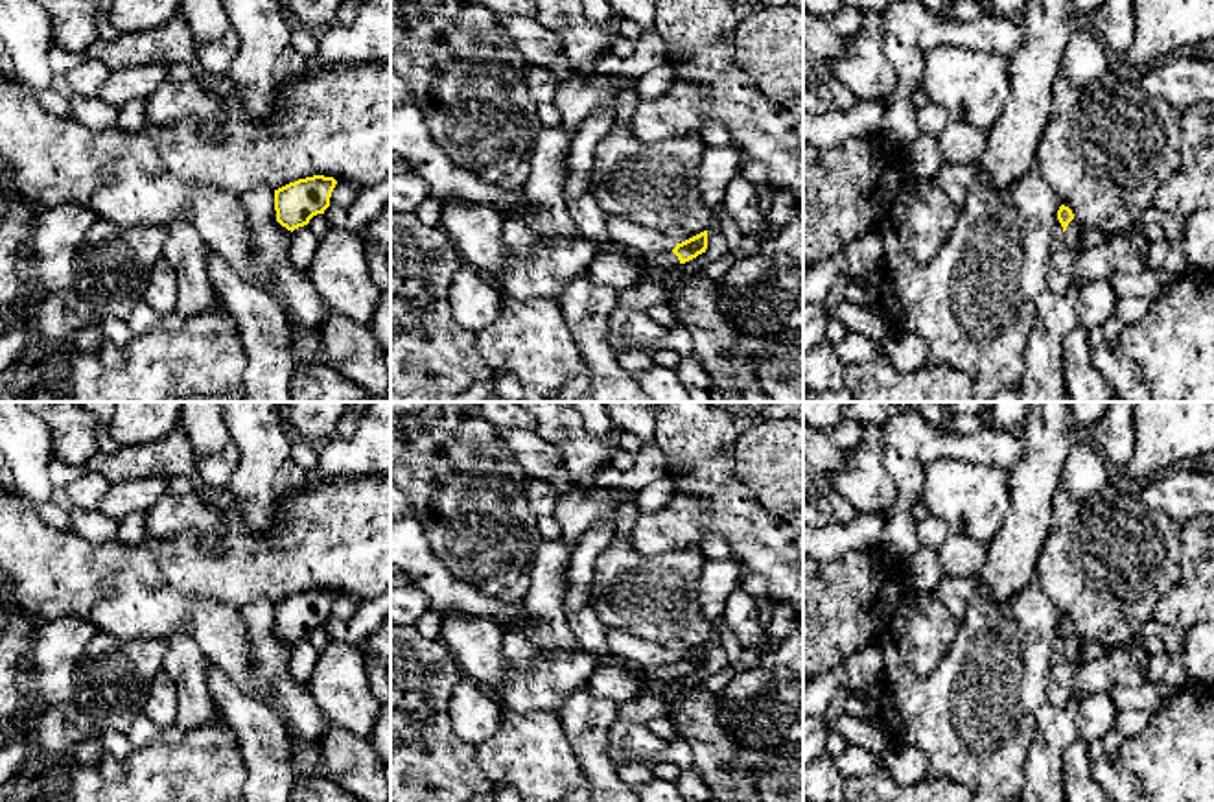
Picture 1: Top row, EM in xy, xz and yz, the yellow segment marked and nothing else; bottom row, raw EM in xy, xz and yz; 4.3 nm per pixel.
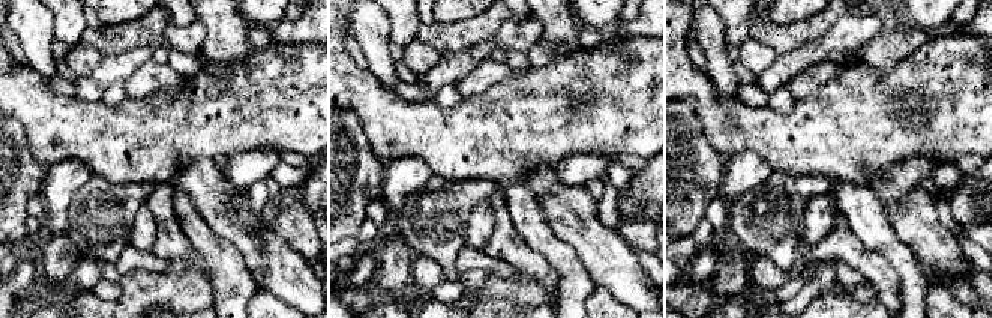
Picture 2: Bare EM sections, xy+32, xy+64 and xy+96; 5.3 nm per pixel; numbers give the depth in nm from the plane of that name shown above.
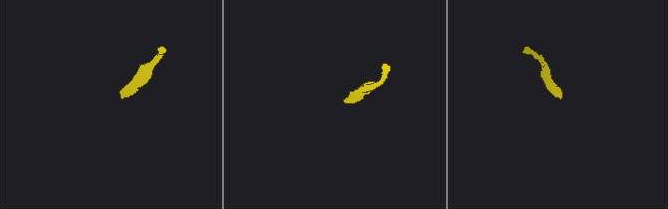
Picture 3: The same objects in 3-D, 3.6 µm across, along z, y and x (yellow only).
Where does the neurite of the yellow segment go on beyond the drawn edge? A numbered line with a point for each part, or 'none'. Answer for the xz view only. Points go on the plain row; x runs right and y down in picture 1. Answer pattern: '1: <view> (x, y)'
1: xz (664, 673)

